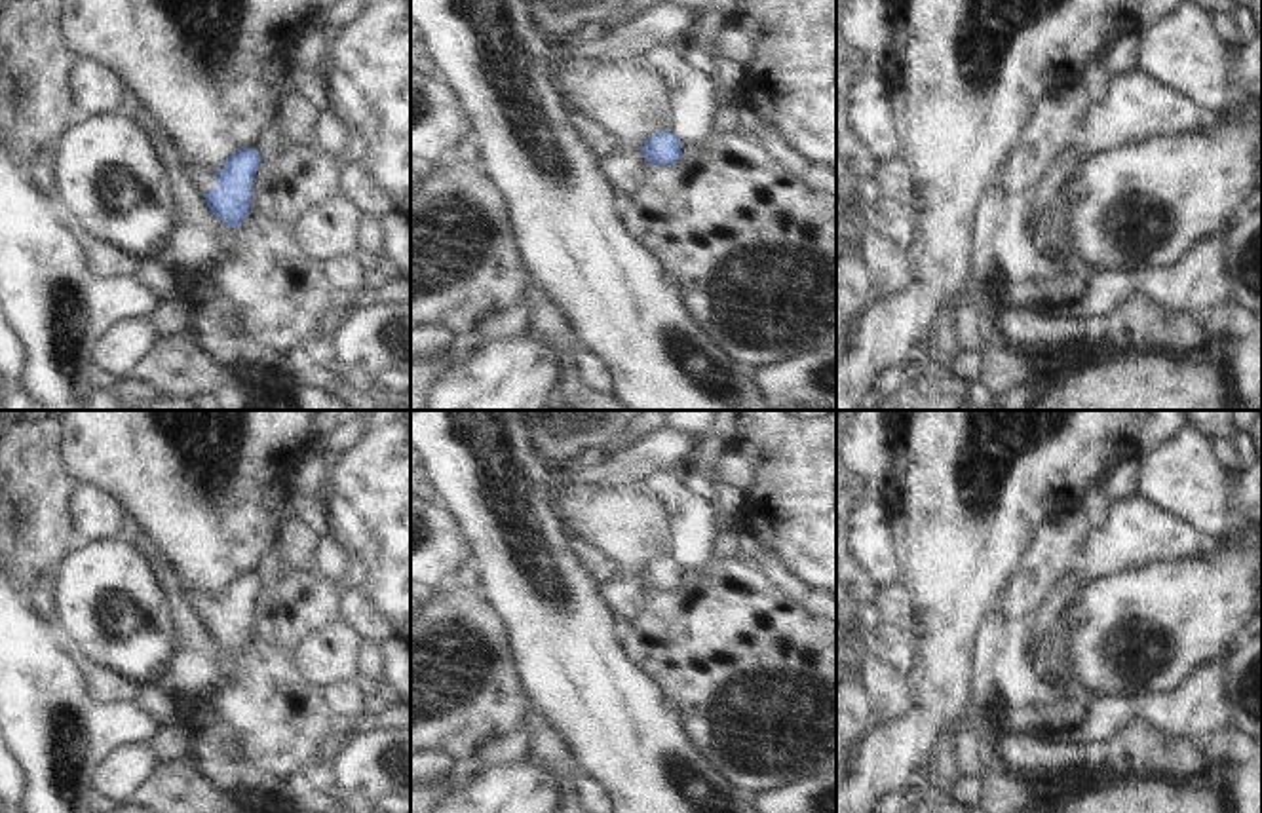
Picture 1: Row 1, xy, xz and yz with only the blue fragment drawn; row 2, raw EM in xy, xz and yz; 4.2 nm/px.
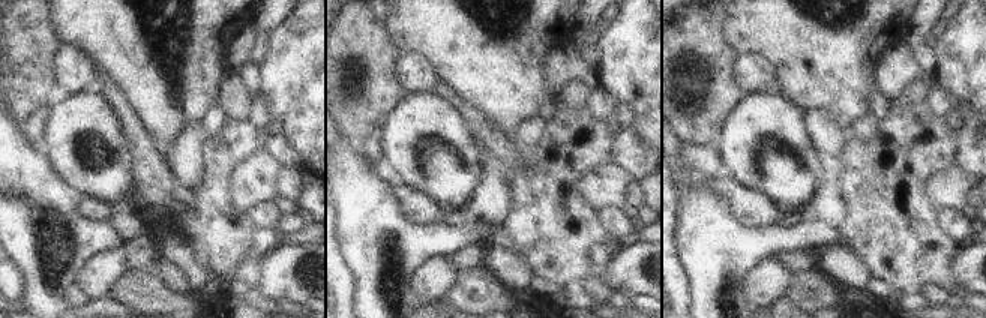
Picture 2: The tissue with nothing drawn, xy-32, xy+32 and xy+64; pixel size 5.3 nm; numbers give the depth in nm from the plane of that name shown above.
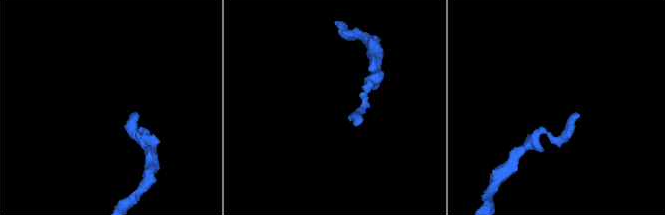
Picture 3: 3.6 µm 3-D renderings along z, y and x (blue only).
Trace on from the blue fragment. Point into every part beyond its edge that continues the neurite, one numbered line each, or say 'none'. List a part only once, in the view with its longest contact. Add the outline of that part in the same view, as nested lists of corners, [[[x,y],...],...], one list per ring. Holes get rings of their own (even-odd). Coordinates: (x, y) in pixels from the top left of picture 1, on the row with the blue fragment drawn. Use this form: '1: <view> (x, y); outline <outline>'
1: xy (204, 181); outline [[[186,165],[186,173],[194,180],[198,192],[205,194],[217,188],[215,173],[205,171],[205,169],[192,169],[188,165]]]

